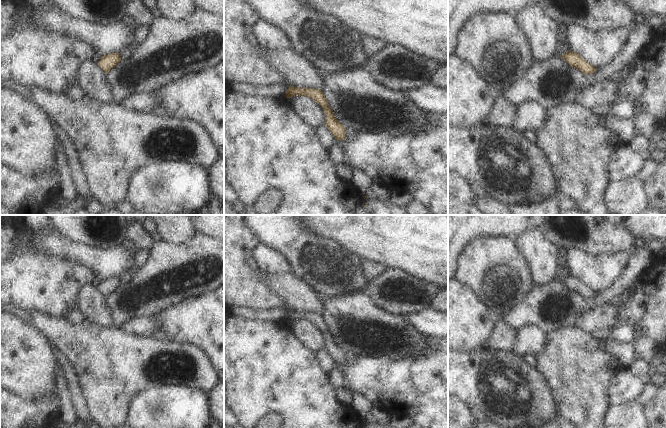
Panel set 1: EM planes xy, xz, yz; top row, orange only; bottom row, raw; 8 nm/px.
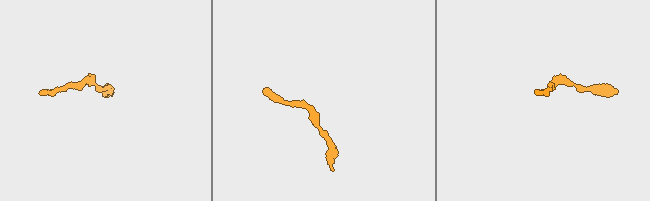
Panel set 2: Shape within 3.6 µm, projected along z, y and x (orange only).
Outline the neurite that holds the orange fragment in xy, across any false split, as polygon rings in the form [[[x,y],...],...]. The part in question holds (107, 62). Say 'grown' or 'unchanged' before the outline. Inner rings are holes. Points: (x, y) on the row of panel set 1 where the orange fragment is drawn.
unchanged | [[[111,53],[104,55],[100,58],[98,65],[100,68],[107,74],[111,69],[113,69],[119,62],[121,61],[121,57],[119,53]]]

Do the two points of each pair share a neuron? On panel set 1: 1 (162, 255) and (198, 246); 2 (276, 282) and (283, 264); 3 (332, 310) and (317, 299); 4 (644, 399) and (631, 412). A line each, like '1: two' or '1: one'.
1: one
2: two
3: two
4: two

